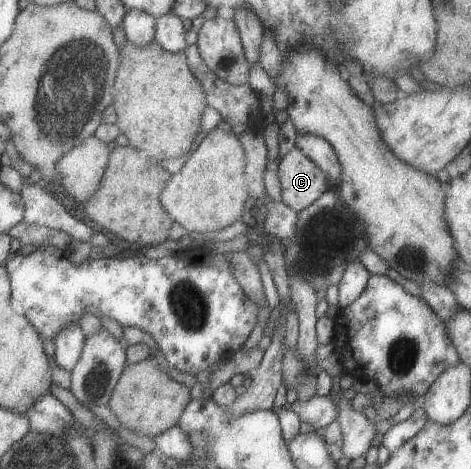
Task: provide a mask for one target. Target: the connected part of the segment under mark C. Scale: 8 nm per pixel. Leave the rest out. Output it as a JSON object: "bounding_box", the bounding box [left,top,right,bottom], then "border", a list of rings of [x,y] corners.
{"bounding_box":[278,146,328,212],"border":[[[294,146],[278,163],[281,200],[299,212],[315,202],[328,188],[325,174]]]}

